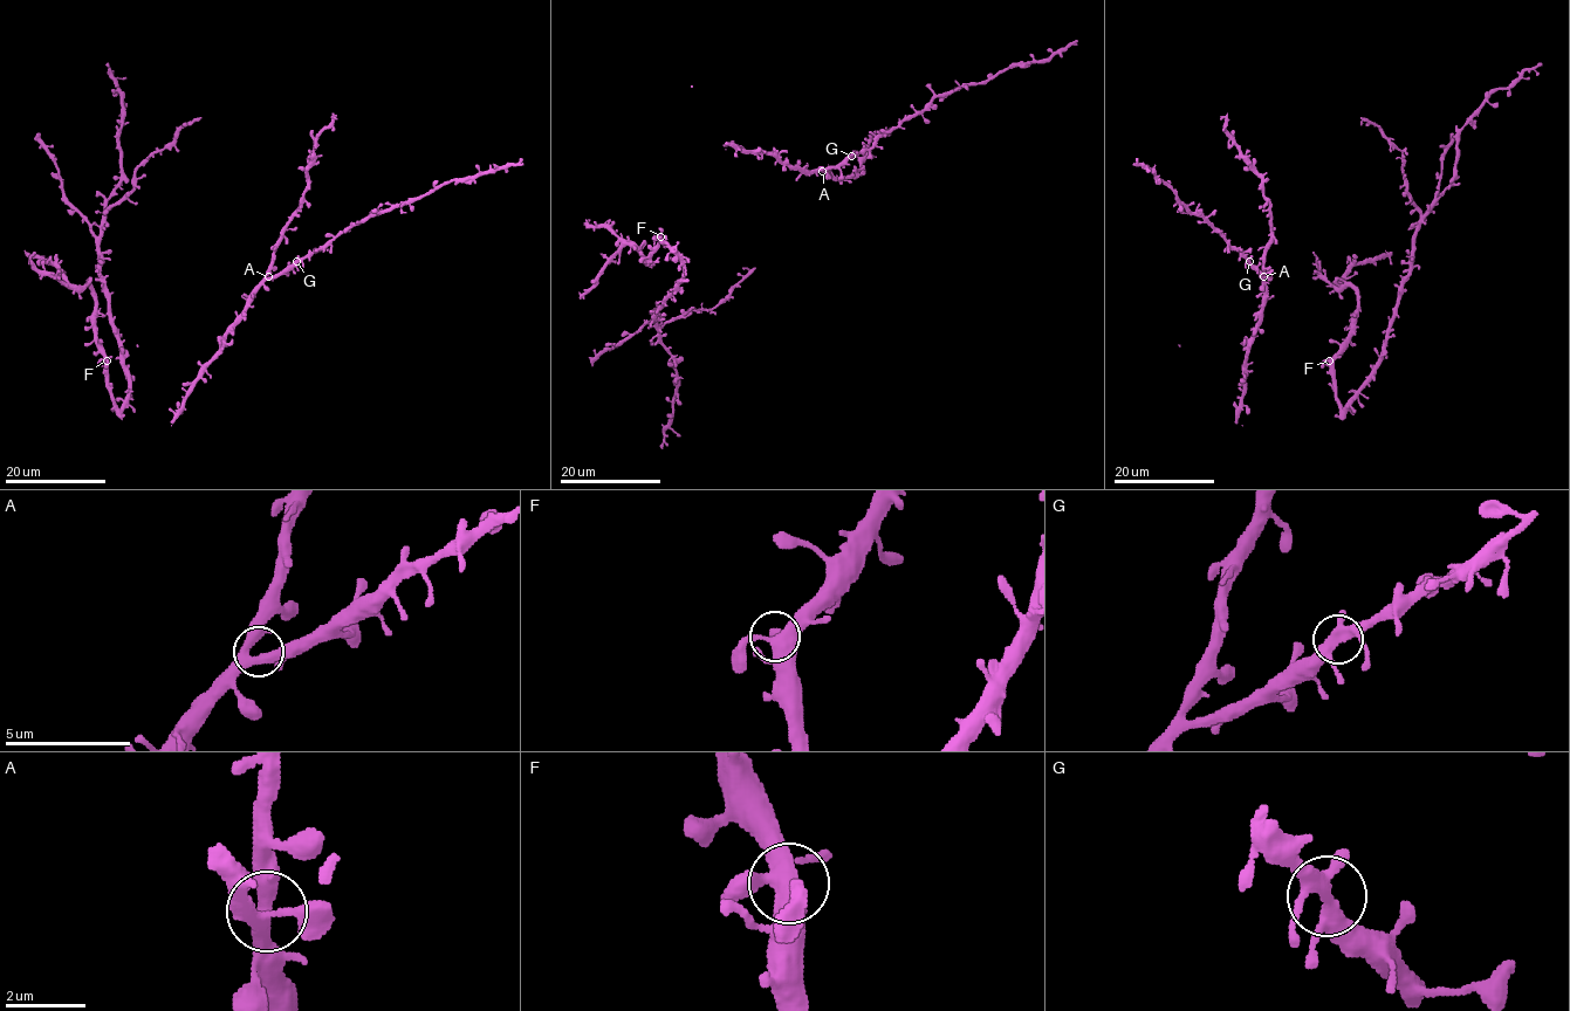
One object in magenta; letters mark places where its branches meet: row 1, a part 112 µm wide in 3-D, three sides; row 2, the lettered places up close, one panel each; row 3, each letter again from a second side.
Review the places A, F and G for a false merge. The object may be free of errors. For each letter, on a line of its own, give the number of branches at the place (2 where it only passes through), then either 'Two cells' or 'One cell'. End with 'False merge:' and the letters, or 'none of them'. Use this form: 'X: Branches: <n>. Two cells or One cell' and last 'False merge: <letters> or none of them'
A: Branches: 4. One cell
F: Branches: 4. One cell
G: Branches: 4. One cell
False merge: none of them

